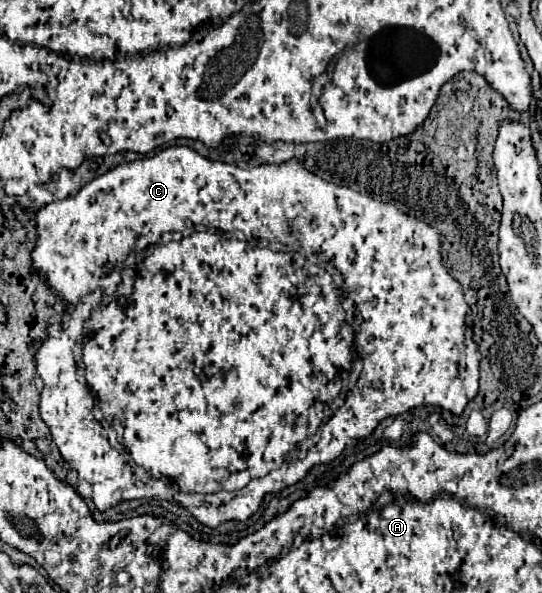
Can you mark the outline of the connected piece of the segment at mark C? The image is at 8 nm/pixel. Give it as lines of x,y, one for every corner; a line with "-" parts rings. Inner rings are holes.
167,147
167,149
159,151
155,157
141,159
141,161
131,161
131,163
121,163
121,165
117,165
117,167
109,169
107,173
103,173
103,175
99,175
99,177
91,179
91,181
89,181
89,183
87,183
87,185
85,185
85,187
83,187
77,195
73,195
73,197
69,197
69,199
65,199
65,201
59,201
59,203
49,203
49,205
41,207
41,209
37,211
37,215
35,215
35,221
37,221
37,243
35,243
33,251
31,251
33,273
35,273
35,275
39,275
39,277
47,283
47,287
55,293
55,297
59,297
59,299
63,301
63,305
65,305
65,313
63,313
63,319
61,319
61,335
59,335
59,337
47,337
47,339
41,343
41,347
39,347
39,351
35,353
35,357
33,357
33,361
35,361
35,371
37,371
37,375
39,375
39,377
43,379
43,383
45,383
43,393
41,393
39,411
41,411
41,419
45,421
45,425
47,425
47,427
49,427
49,431
51,431
51,437
53,437
53,441
55,441
57,449
61,451
61,457
63,457
65,461
69,461
69,465
77,471
77,475
79,475
81,479
85,479
85,481
93,487
93,503
95,503
95,507
97,507
99,511
107,511
107,509
111,509
111,507
119,505
121,501
129,501
129,499
157,499
157,495
159,495
159,497
165,497
165,495
167,495
165,499
179,499
179,503
181,503
183,507
187,507
187,509
191,511
191,515
193,515
199,523
203,523
203,525
207,525
207,527
211,527
211,529
219,527
219,525
221,525
221,523
225,523
225,521
247,521
253,513
257,513
257,509
261,507
263,497
265,497
267,493
275,493
275,491
281,491
281,489
289,487
289,485
295,485
297,481
301,481
301,479
309,473
309,469
311,469
313,465
321,465
321,463
331,463
331,461
335,461
335,459
337,459
337,457
339,457
339,455
341,455
347,447
355,445
355,443
357,443
359,439
363,439
363,437
369,437
369,435
375,431
375,427
377,427
383,419
387,419
387,417
395,417
395,415
401,415
401,413
405,413
405,411
409,411
409,409
413,409
413,407
423,407
423,405
439,405
441,409
447,409
451,415
461,415
461,413
463,413
463,409
465,409
465,405
467,405
467,403
469,403
469,401
471,401
471,399
479,393
479,363
481,363
481,353
479,353
477,343
473,341
473,313
471,313
471,307
467,305
467,301
465,301
465,297
463,297
463,287
461,287
461,283
459,283
453,275
449,275
449,271
447,271
447,267
445,267
445,263
443,263
443,257
441,257
441,237
439,237
439,231
437,231
435,227
431,227
429,223
425,223
425,221
417,219
415,215
409,215
409,213
405,213
405,211
397,209
393,203
383,203
383,201
373,199
371,195
361,195
361,193
357,193
357,191
353,191
353,189
349,189
349,187
341,187
341,185
335,185
335,183
323,181
323,179
321,179
321,177
317,177
313,171
305,169
305,167
303,167
297,159
289,159
289,161
281,163
281,165
259,165
259,167
253,167
253,169
241,169
241,167
237,167
237,165
229,165
229,163
221,163
221,161
211,161
211,159
205,159
205,157
201,157
197,151
193,151
191,147
-
189,225
217,227
219,231
243,231
247,240
255,238
265,240
269,243
281,243
284,246
289,247
289,250
294,251
295,253
291,253
291,251
273,251
273,249
269,249
269,247
251,247
249,243
239,241
239,239
231,239
229,235
223,235
223,233
195,233
195,235
187,235
187,237
183,237
181,241
171,241
171,243
167,243
167,245
159,245
159,247
157,247
151,255
145,255
145,257
143,257
143,259
139,259
133,267
125,267
125,269
121,269
121,271
119,271
119,273
121,273
121,283
117,285
115,293
113,293
113,295
105,295
105,297
103,297
103,301
101,301
95,309
91,309
91,315
89,315
91,295
97,291
97,287
101,287
101,283
109,283
109,281
113,283
113,275
109,275
109,263
121,263
121,259
125,259
125,255
129,255
131,251
141,251
141,249
145,249
147,245
161,241
161,235
163,235
163,233
167,233
167,231
185,231
-
327,259
331,259
331,261
335,263
335,267
341,271
341,275
345,277
345,295
349,295
349,297
355,301
355,307
357,307
357,311
359,311
359,313
361,313
361,317
363,317
363,323
361,323
361,329
359,329
359,333
357,333
357,335
355,335
355,331
351,329
351,325
347,323
347,311
345,311
345,309
343,309
343,305
341,305
341,301
343,301
343,289
341,289
341,287
337,287
337,285
333,283
331,275
329,275
325,269
321,269
321,267
319,267
319,265
324,266
-
85,315
89,315
89,319
83,323
83,335
85,335
87,339
85,339
85,343
83,343
83,347
81,347
81,363
83,363
83,367
85,367
85,379
87,379
89,389
95,393
97,405
99,405
99,409
101,409
101,413
103,413
105,423
107,423
107,425
109,425
109,427
117,433
117,439
119,439
119,441
121,441
121,445
127,449
127,453
129,453
131,461
135,461
135,465
143,467
143,469
145,469
145,473
147,473
151,479
163,479
163,477
167,477
167,479
169,479
169,487
171,487
171,489
179,489
179,491
183,491
183,493
241,491
241,489
245,489
245,487
247,487
253,479
257,479
257,481
253,481
253,487
249,487
249,491
241,491
241,495
235,495
235,497
231,497
231,501
227,501
225,505
217,507
217,505
209,505
209,501
207,501
203,495
173,495
173,491
169,491
169,487
165,487
165,483
143,483
143,481
137,481
137,479
133,477
133,473
131,473
131,469
129,469
127,461
125,461
125,459
117,453
117,449
115,449
115,447
111,447
111,445
109,445
105,427
97,427
97,421
95,421
95,419
93,419
93,415
91,415
91,411
93,411
93,395
89,395
89,391
85,391
85,379
81,379
81,371
77,371
77,363
75,363
75,361
77,361
77,343
81,343
81,319
85,319
-
355,349
357,349
359,359
363,361
363,369
361,369
359,381
357,381
357,383
353,385
353,389
347,393
345,405
343,405
341,409
337,409
337,411
335,411
335,415
333,415
333,411
331,411
333,401
335,401
335,399
341,395
341,391
349,385
349,375
353,373
-
319,429
321,429
321,441
309,449
307,457
305,457
303,461
293,461
293,459
291,459
287,465
283,465
283,463
287,461
287,455
289,455
289,453
293,453
301,441
305,441
307,437
313,437
315,433
319,433

